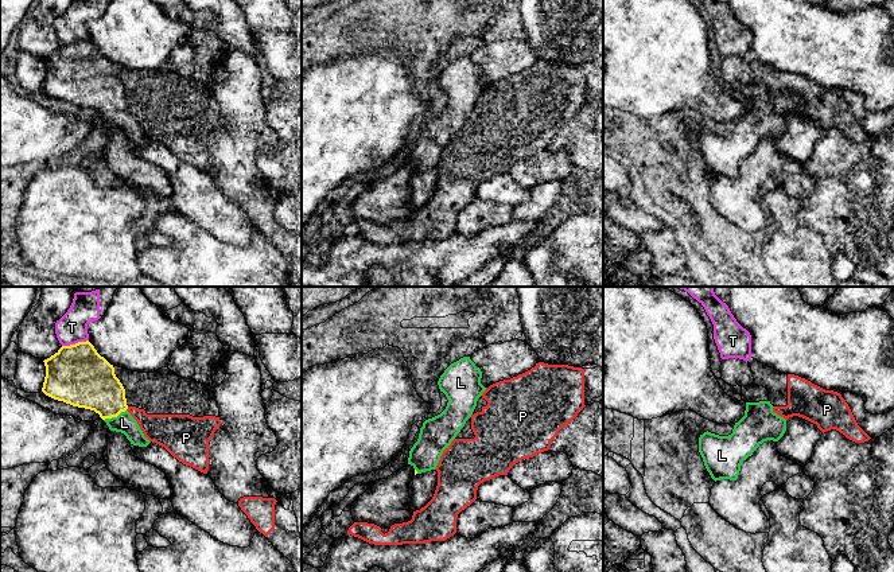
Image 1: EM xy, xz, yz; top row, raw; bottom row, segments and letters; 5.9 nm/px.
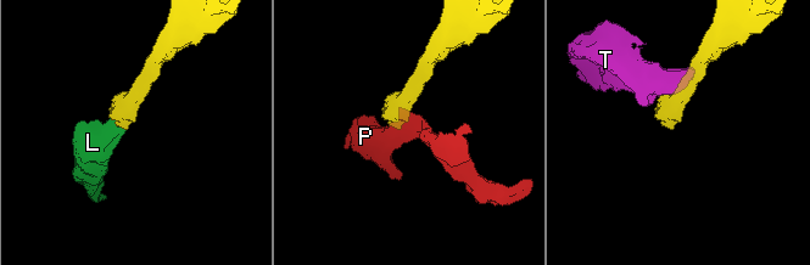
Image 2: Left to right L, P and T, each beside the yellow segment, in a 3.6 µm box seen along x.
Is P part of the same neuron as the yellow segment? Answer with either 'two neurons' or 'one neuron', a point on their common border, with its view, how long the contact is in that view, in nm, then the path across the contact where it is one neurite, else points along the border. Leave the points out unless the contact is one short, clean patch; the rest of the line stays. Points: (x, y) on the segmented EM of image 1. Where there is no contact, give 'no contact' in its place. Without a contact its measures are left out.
two neurons; meets yellow in xy at (127, 408); contact 30 nm long; border along xy (128, 407), (125, 409)

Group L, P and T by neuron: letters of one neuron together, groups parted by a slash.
L / P / T

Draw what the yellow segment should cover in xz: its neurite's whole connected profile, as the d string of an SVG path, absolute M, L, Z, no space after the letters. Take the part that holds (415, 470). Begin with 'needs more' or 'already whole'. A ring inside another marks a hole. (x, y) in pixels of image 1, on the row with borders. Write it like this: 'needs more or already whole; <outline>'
needs more; M470 357L451 363L440 376L438 385L448 402L440 415L423 423L419 439L409 451L408 464L415 468L415 475L436 468L443 451L471 417L486 390L481 378L481 369Z

